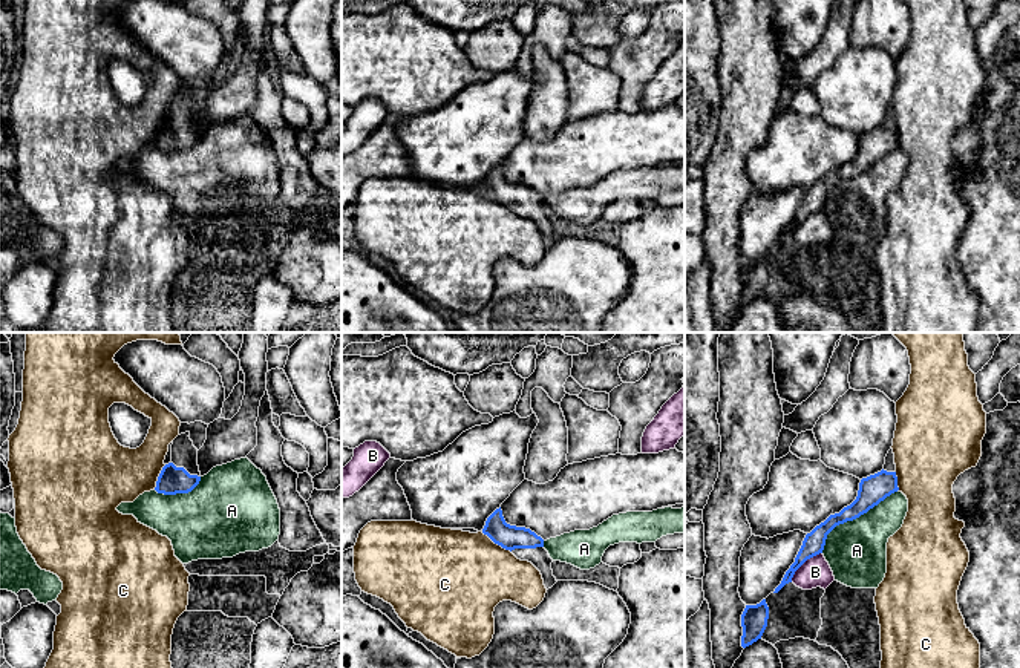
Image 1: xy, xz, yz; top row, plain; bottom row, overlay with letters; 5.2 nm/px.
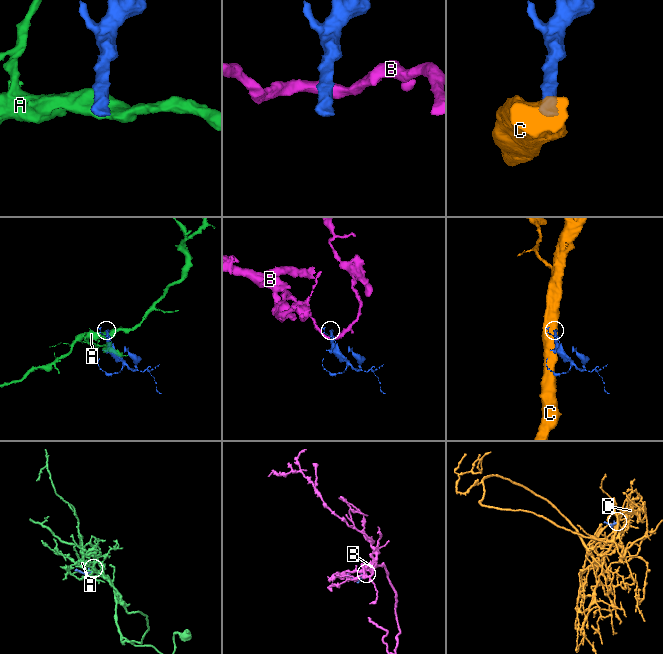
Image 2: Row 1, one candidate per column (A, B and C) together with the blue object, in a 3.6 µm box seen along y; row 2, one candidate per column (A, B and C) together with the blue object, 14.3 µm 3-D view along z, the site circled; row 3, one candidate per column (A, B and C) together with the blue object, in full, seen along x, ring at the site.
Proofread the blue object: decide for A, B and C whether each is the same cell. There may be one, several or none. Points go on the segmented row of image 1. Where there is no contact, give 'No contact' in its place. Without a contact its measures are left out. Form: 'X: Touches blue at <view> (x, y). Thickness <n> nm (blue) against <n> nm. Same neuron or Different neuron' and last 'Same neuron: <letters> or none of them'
A: Touches blue at yz (853, 518). Thickness 150 nm (blue) against 320 nm. Different neuron
B: Touches blue at yz (803, 563). Thickness 120 nm (blue) against 160 nm. Different neuron
C: Touches blue at xz (496, 543). Thickness 130 nm (blue) against 460 nm. Different neuron
Same neuron: none of them

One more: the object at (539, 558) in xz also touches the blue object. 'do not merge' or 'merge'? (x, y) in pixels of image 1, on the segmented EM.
merge

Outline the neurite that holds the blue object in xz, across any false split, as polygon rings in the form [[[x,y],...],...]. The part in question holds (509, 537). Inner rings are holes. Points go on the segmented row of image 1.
[[[501,507],[487,518],[482,533],[510,550],[518,559],[531,562],[541,571],[547,590],[557,582],[551,570],[553,559],[544,548],[544,539],[530,529],[507,524]]]

